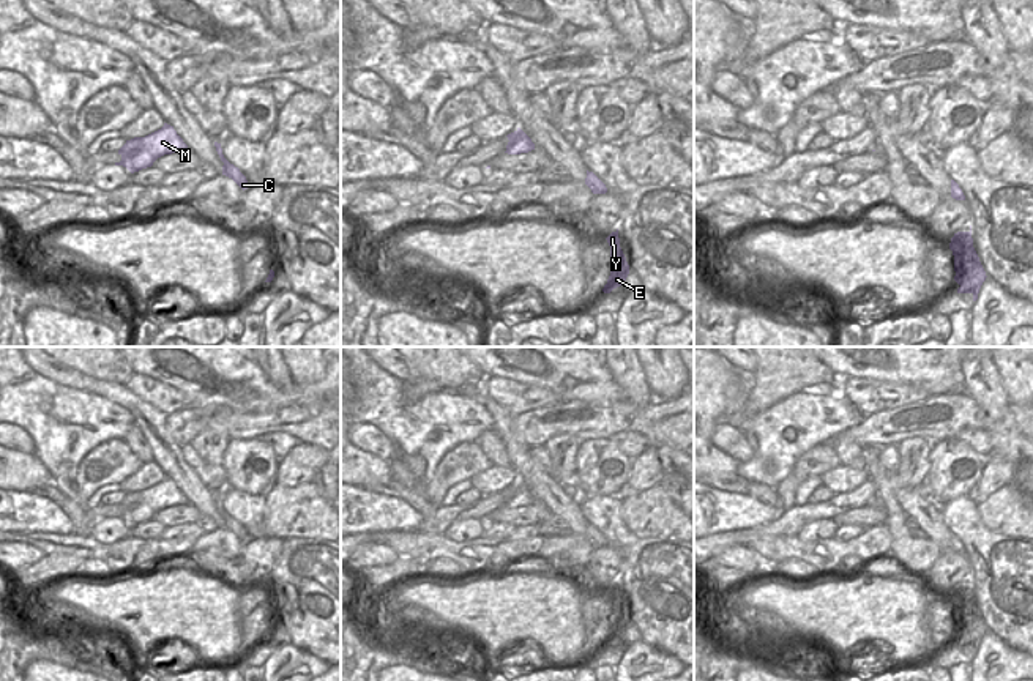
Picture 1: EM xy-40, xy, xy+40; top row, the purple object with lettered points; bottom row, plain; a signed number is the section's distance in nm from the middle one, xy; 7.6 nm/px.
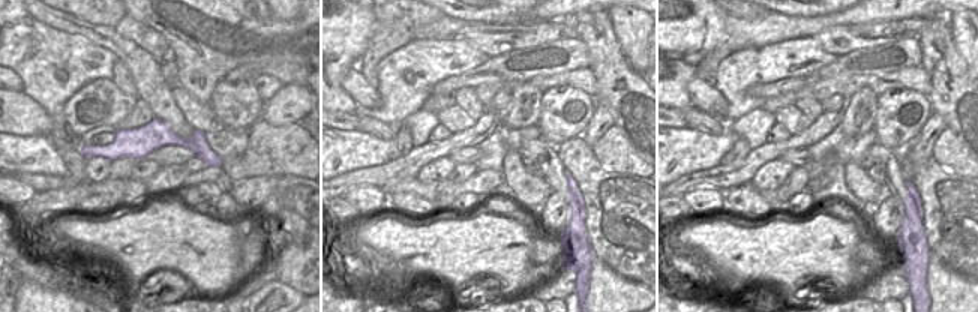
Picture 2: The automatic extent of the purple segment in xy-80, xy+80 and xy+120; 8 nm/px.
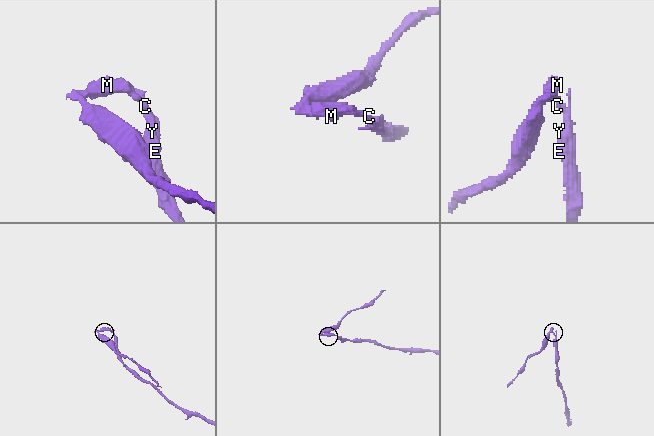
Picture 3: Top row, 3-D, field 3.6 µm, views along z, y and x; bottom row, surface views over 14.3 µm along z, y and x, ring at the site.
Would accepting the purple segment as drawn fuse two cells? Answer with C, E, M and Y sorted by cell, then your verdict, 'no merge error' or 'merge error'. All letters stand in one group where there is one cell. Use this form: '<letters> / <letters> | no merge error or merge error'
C M / E Y | merge error

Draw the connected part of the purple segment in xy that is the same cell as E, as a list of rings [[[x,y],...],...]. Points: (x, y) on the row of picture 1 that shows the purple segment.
[[[618,229],[612,232],[606,240],[610,246],[610,276],[602,292],[610,293],[626,281],[629,274],[629,265],[620,247]]]

